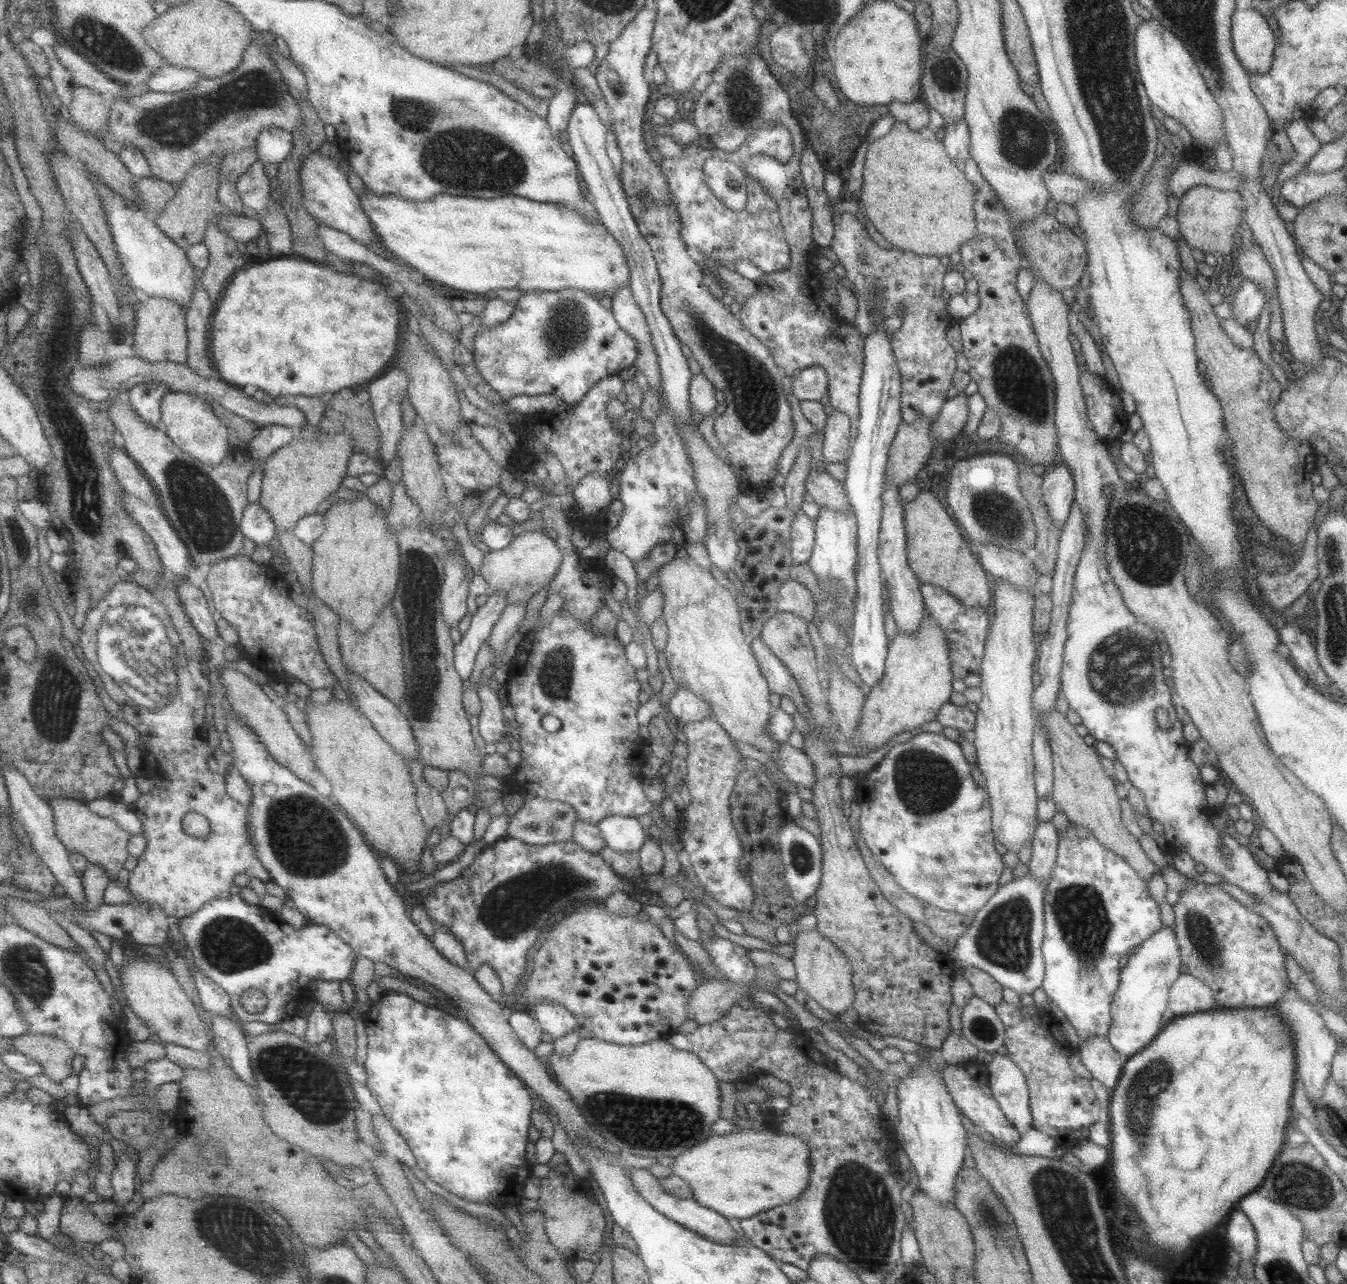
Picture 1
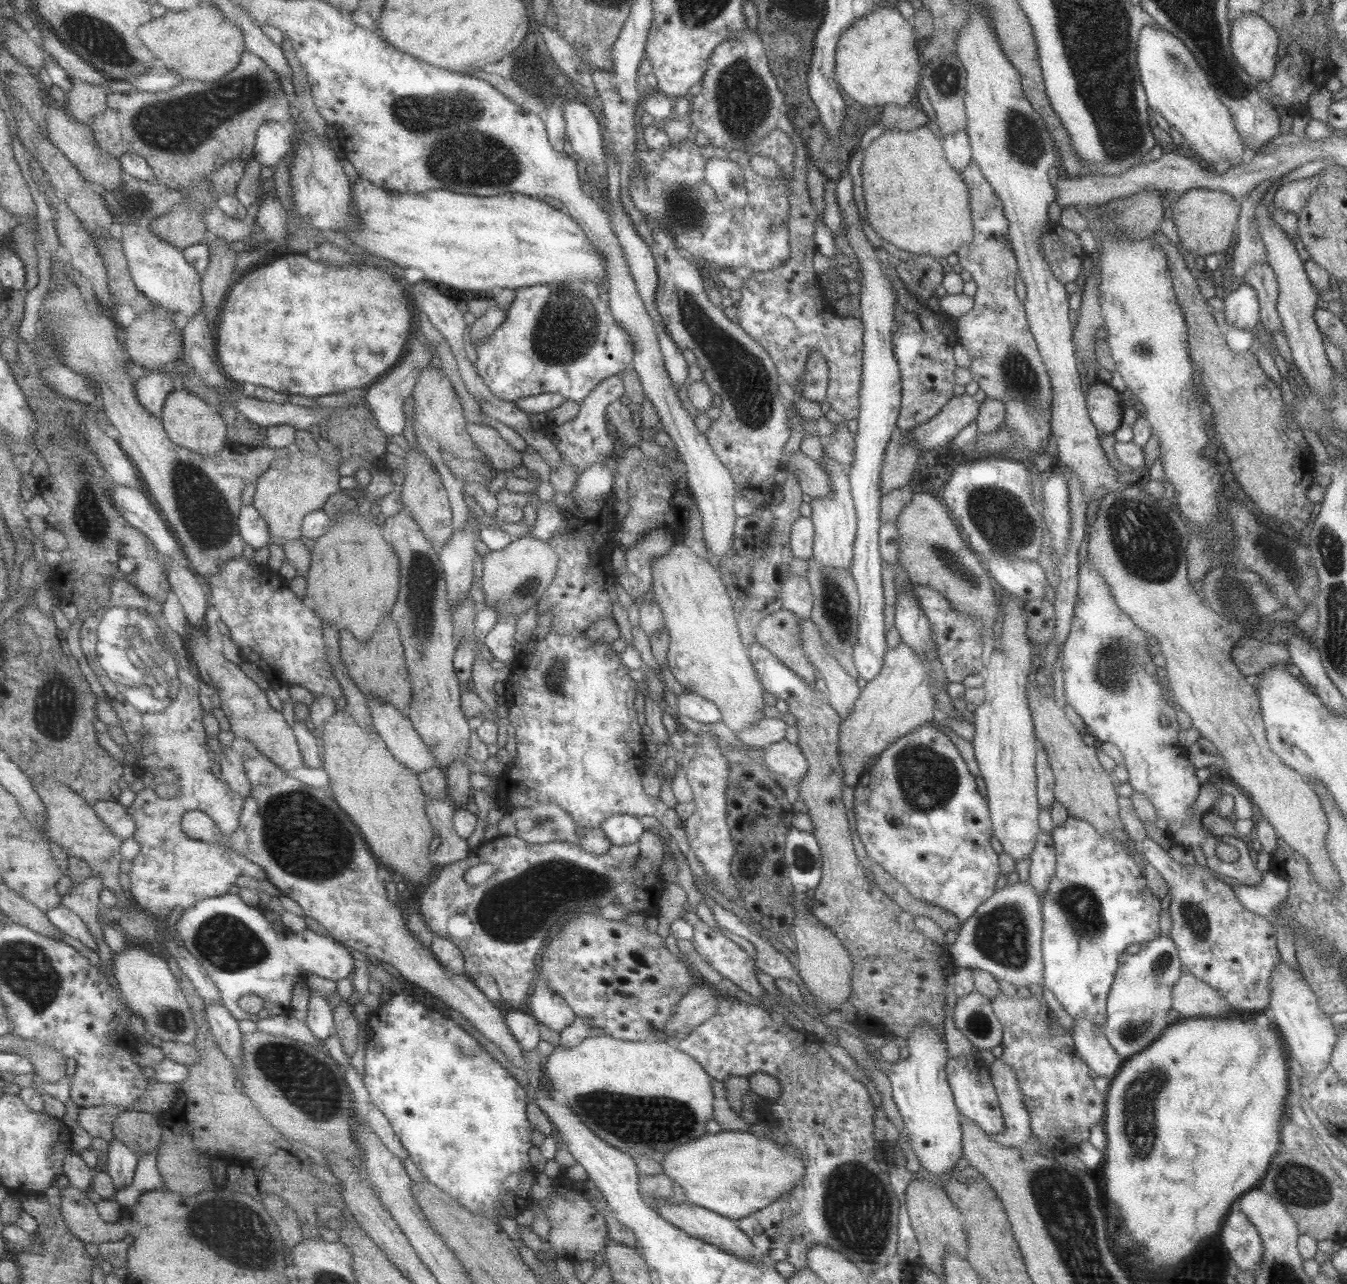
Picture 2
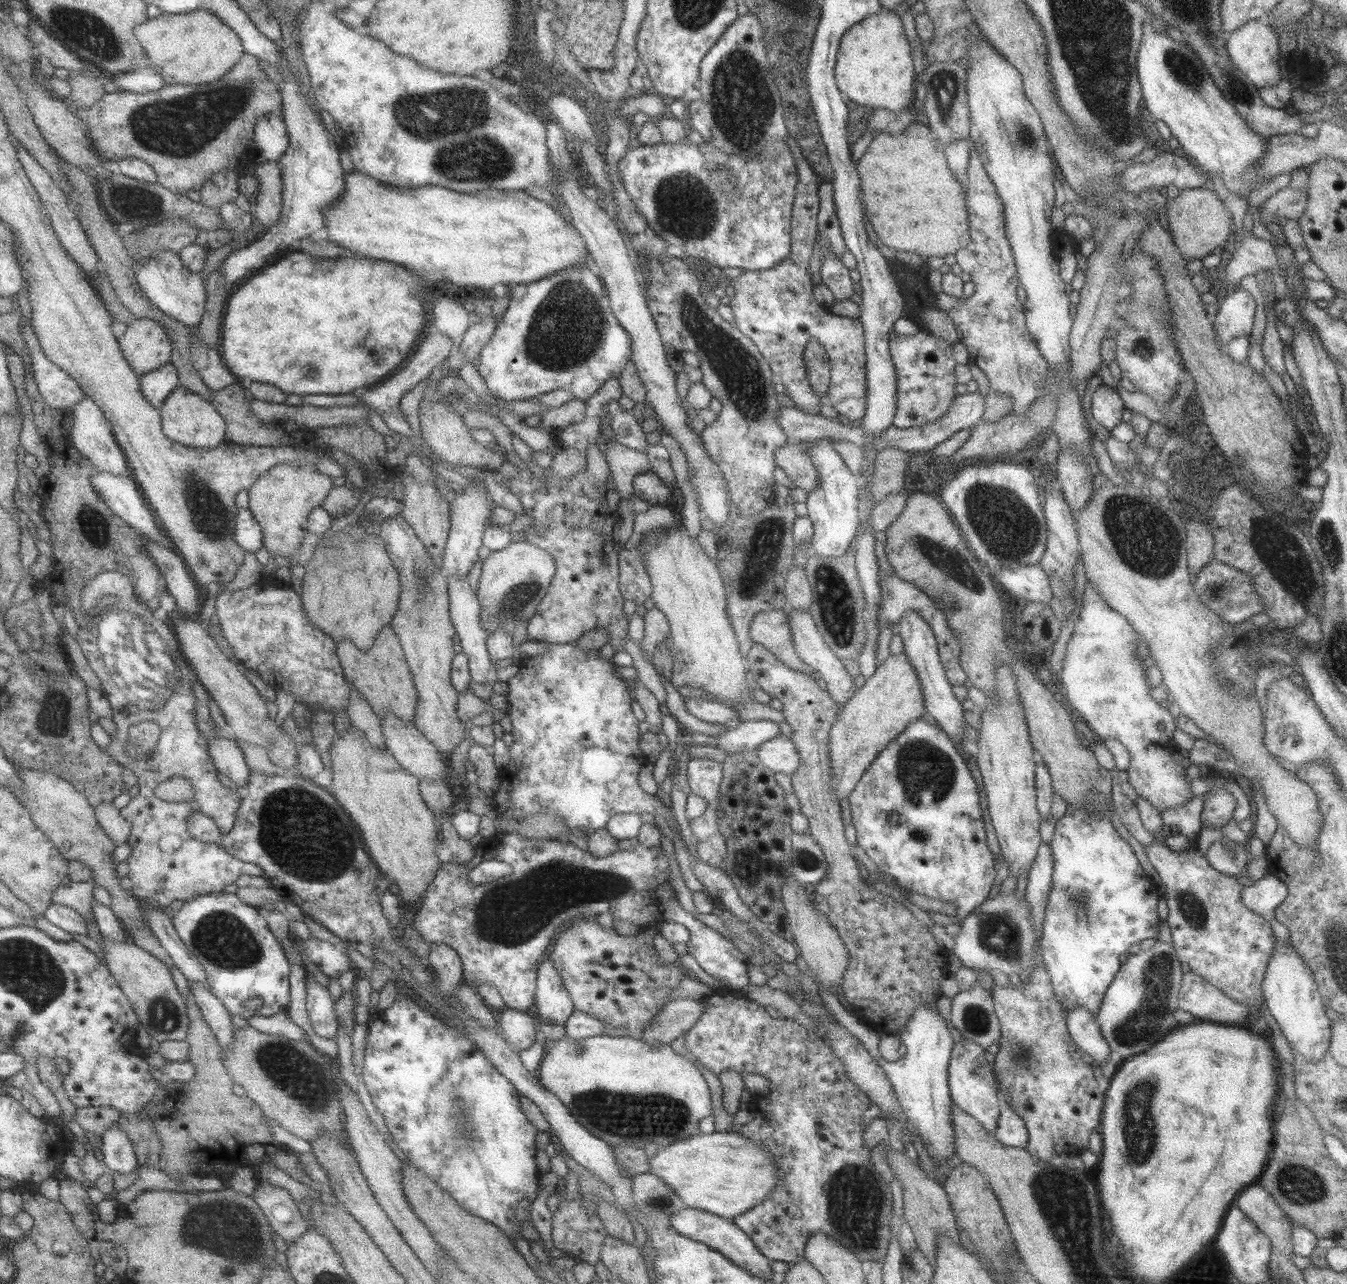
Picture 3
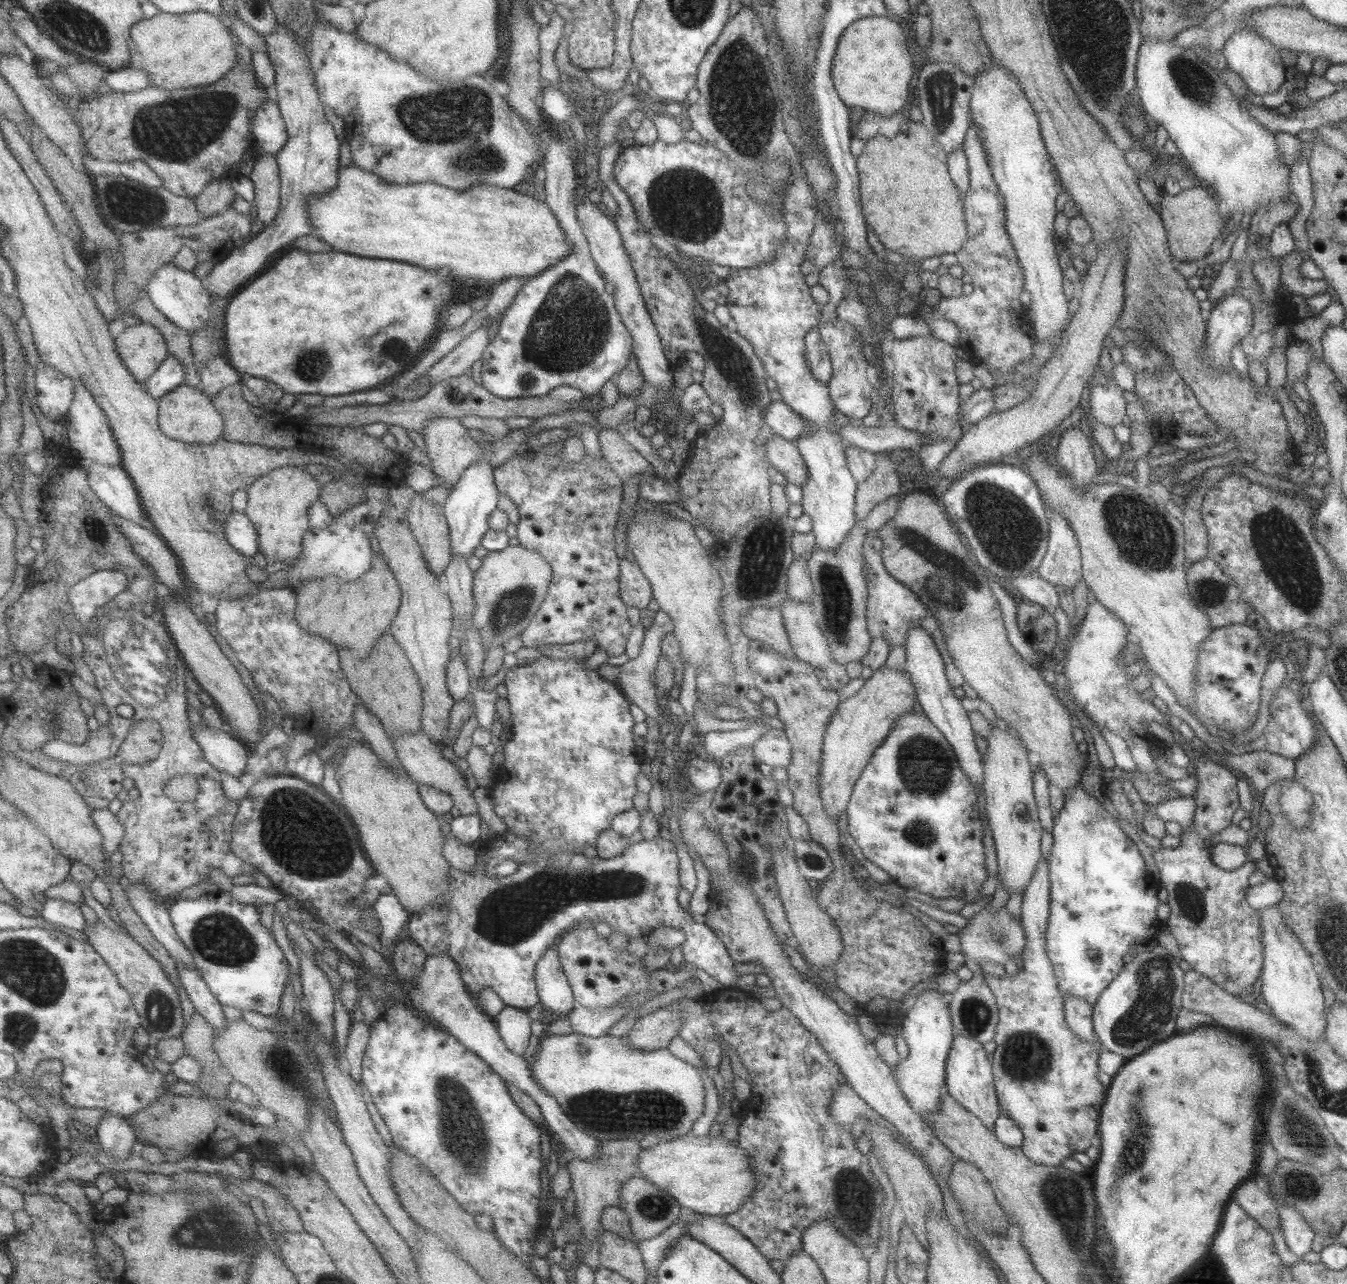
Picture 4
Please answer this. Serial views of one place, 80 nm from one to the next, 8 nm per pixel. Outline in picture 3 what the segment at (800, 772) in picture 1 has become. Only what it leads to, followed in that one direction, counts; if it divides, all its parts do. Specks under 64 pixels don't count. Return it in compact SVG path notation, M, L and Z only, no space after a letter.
M776 734L773 738L763 742L756 750L758 759L771 772L781 772L789 775L797 768L798 756L795 746L789 737Z

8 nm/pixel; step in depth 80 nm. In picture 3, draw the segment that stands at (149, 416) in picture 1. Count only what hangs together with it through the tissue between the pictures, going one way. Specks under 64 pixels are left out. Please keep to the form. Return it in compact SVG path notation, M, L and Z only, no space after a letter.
M172 362L142 376L142 388L145 396L159 410L179 384L180 372Z

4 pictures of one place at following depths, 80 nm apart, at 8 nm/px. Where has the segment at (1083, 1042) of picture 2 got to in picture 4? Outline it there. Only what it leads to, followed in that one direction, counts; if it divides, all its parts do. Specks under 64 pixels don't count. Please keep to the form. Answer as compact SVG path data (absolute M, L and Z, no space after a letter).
M1065 993L1063 995L1063 1011L1064 1020L1069 1027L1081 1040L1095 1043L1099 1050L1103 1050L1096 1042L1096 1038L1092 1029L1092 1006L1077 1000L1076 996Z

